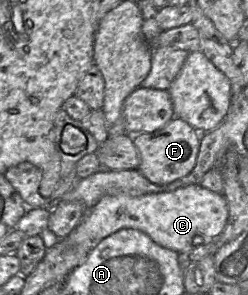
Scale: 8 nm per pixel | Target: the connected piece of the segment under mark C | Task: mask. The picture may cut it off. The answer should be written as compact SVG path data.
M191 184L170 192L142 196L105 195L63 239L71 246L84 246L92 250L105 237L120 229L131 228L147 234L158 245L181 253L217 240L227 220L228 205L224 195L200 184Z

